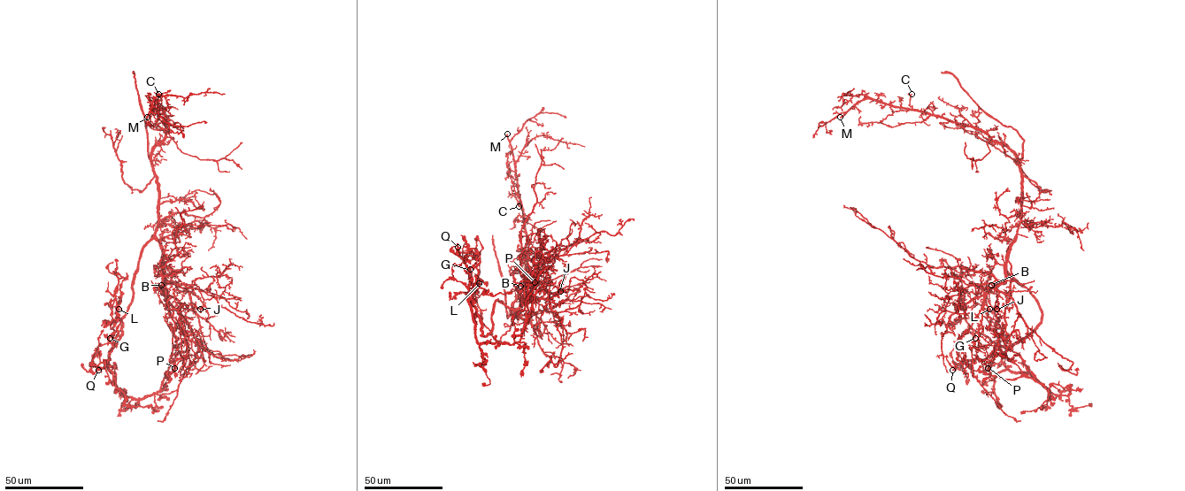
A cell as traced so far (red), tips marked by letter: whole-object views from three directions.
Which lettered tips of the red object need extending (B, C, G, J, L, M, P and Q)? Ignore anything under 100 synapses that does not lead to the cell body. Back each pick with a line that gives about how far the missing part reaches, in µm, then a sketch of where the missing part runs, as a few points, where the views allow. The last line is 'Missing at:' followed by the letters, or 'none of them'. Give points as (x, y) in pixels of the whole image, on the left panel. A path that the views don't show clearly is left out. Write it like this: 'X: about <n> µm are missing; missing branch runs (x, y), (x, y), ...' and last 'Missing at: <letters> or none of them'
M: about 80 µm are missing; missing branch runs (147, 117), (149, 132), (161, 155), (164, 172), (187, 207)
Missing at: M

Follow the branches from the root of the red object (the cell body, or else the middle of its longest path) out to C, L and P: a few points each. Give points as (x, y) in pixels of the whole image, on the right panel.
C: (1020, 208), (1021, 171), (1017, 157), (980, 130), (914, 111), (910, 105), (911, 94)
L: (1020, 208), (1006, 271), (1034, 299), (1042, 322), (1003, 347), (997, 341), (999, 319), (989, 309)
P: (1020, 208), (1004, 279), (986, 295), (983, 310), (1000, 325), (1004, 344), (1034, 376), (1003, 379), (988, 368)

